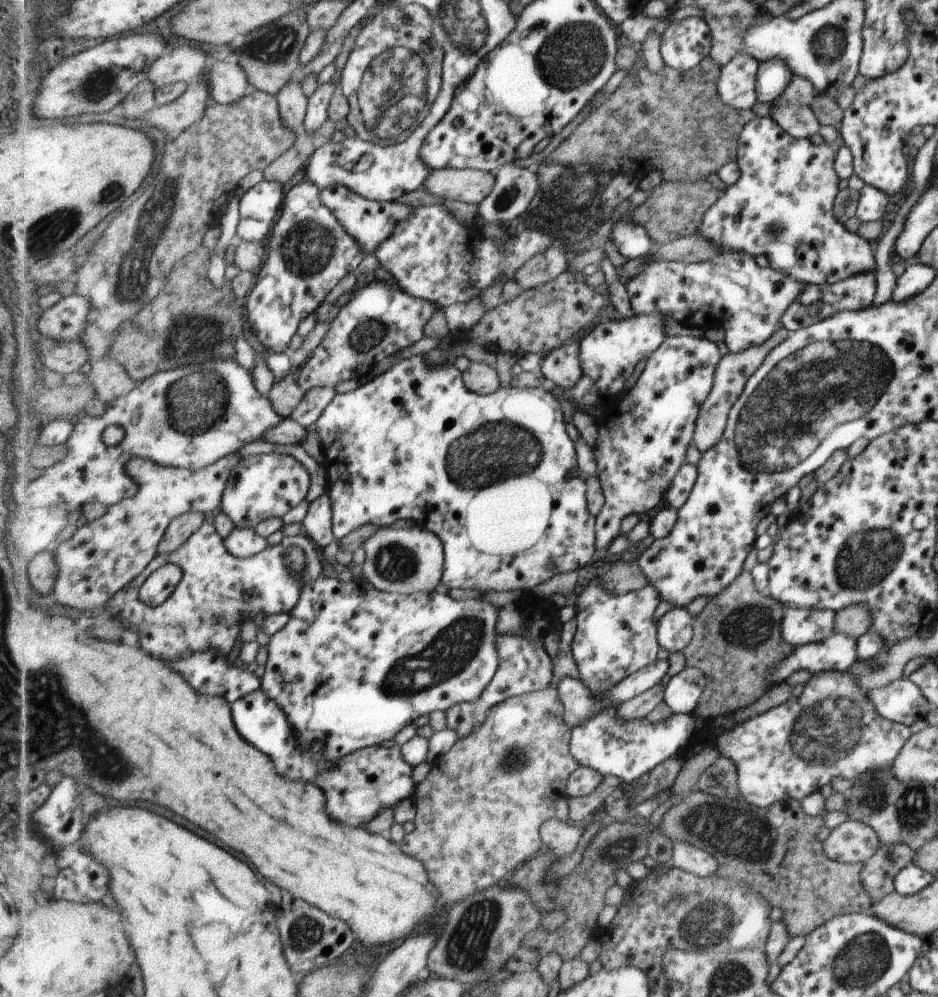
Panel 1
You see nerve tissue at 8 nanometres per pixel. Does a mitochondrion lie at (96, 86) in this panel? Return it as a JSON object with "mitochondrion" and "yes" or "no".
{"mitochondrion":"yes"}

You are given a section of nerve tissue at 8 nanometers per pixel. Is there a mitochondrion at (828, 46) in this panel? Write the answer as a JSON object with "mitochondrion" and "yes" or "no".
{"mitochondrion":"yes"}

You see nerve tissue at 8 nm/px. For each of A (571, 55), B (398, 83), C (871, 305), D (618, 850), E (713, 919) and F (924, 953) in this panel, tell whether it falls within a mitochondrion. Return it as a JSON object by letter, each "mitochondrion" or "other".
{"A":"mitochondrion","B":"mitochondrion","C":"other","D":"mitochondrion","E":"mitochondrion","F":"other"}

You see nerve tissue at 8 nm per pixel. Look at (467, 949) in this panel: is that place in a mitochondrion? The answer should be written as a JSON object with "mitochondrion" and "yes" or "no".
{"mitochondrion":"yes"}

